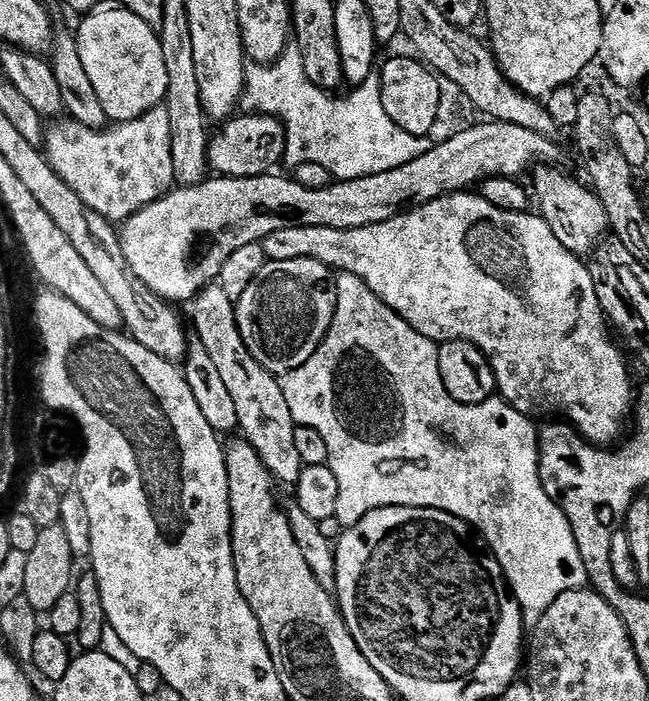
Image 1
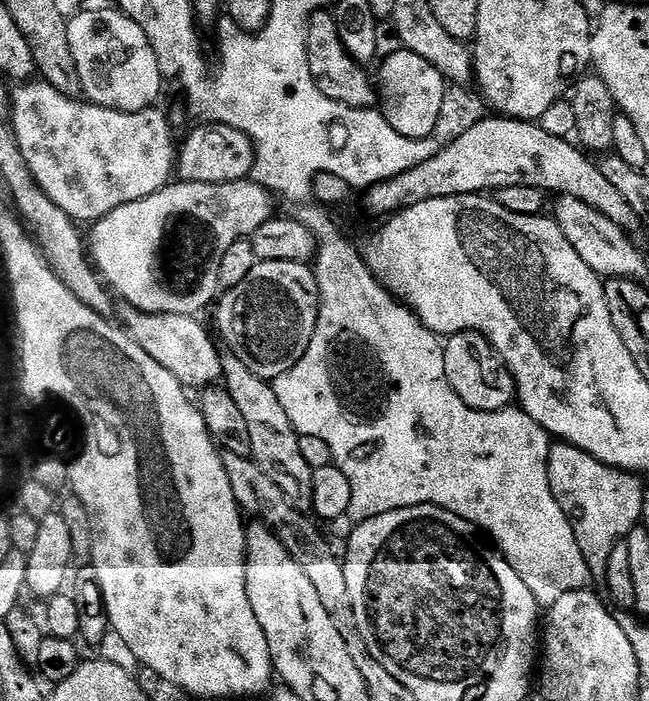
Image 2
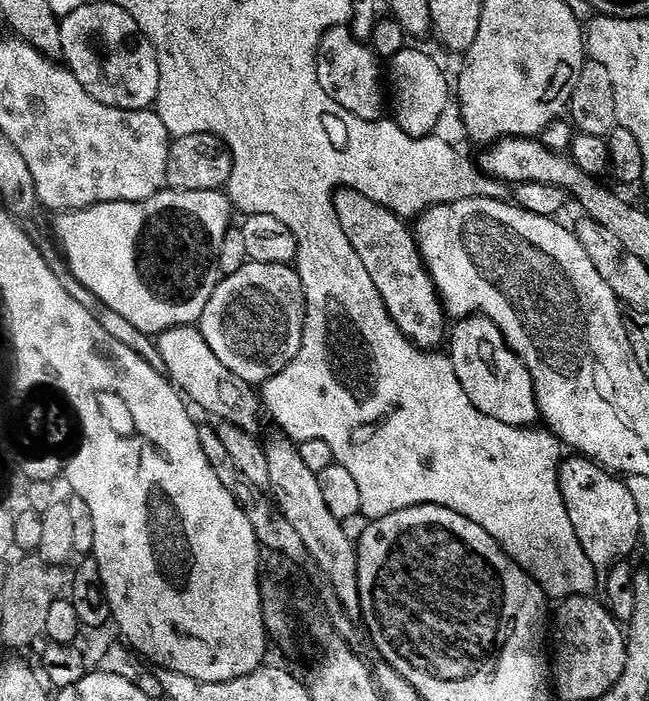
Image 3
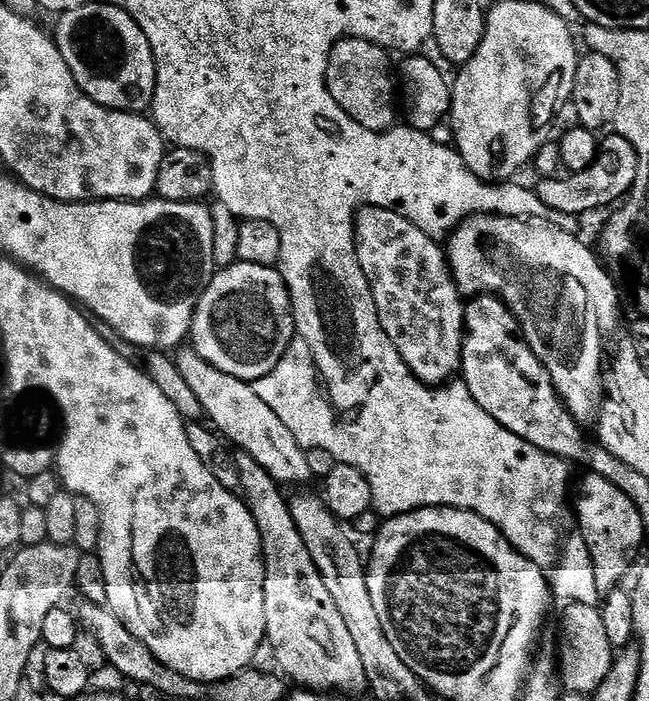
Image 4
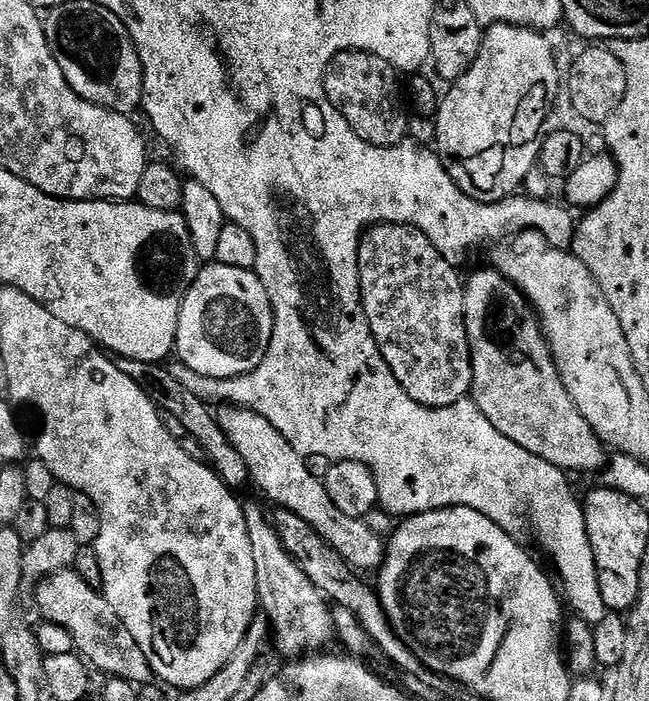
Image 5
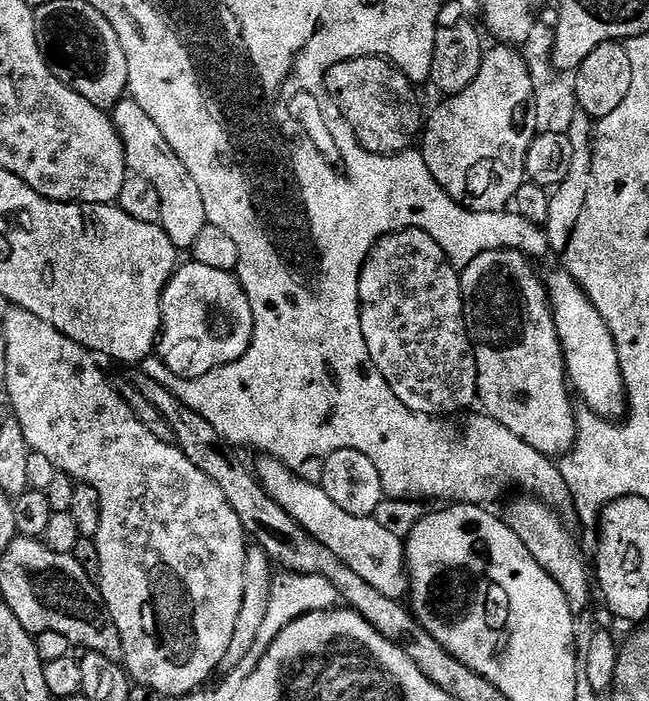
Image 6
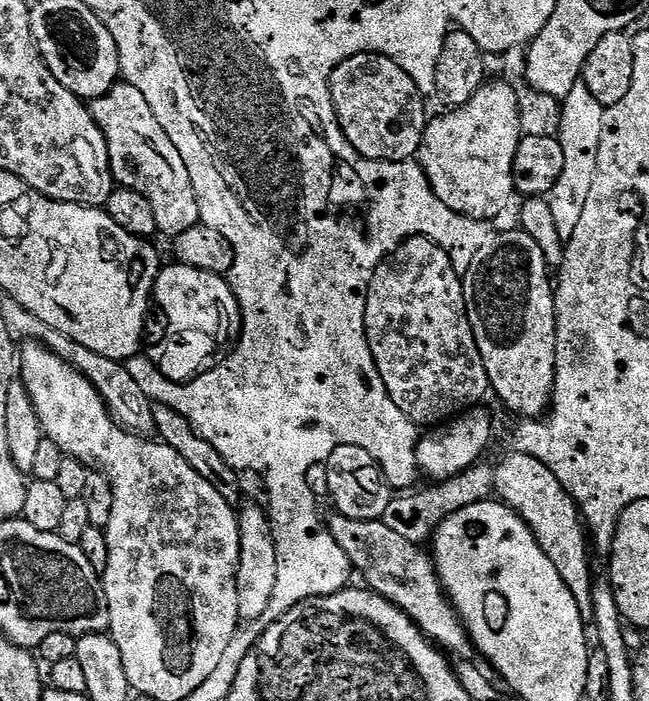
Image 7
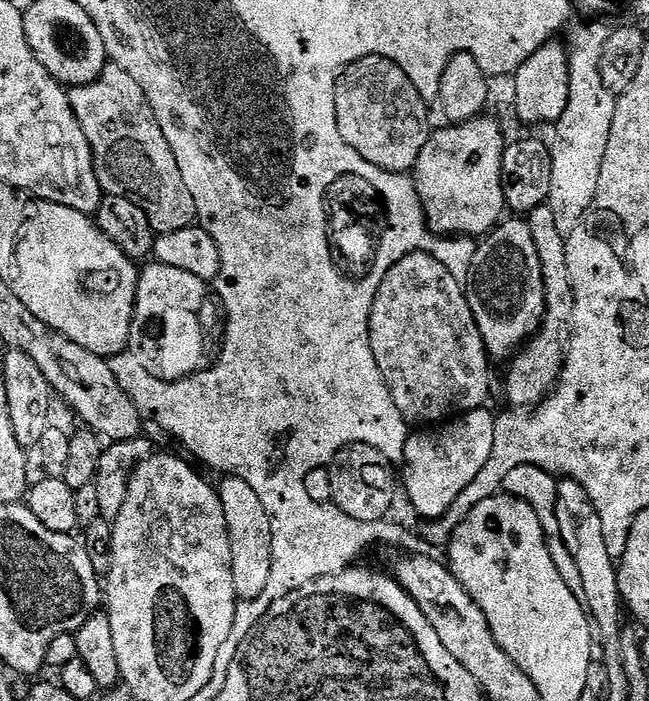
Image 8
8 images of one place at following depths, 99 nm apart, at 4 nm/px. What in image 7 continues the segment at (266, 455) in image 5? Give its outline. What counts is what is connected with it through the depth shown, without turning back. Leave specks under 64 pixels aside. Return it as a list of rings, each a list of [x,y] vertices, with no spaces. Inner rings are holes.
[[[339,514],[333,517],[333,520],[327,521],[330,534],[358,576],[365,580],[363,583],[406,613],[433,644],[447,653],[453,652],[456,658],[471,657],[474,652],[472,639],[468,637],[468,631],[464,629],[452,601],[440,584],[431,555],[421,545],[406,542],[406,538],[390,530],[383,520],[355,520]]]

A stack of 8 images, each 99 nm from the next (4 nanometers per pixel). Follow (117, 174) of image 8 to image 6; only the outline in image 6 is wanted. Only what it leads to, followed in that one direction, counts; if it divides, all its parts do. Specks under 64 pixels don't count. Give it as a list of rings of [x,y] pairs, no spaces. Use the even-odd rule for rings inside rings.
[[[125,98],[111,109],[112,123],[120,131],[124,139],[124,146],[128,150],[128,166],[133,173],[141,176],[141,181],[147,182],[155,188],[161,198],[161,218],[159,223],[170,234],[170,238],[182,250],[190,250],[198,242],[206,228],[209,227],[206,202],[202,198],[202,190],[198,182],[190,176],[190,170],[174,154],[170,142],[166,142],[166,134],[158,130],[154,118],[138,106],[138,102]]]

